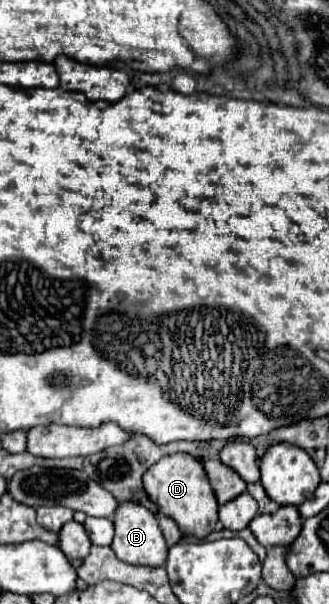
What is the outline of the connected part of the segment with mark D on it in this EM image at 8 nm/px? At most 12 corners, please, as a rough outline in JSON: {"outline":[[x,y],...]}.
{"outline":[[159,459],[143,475],[151,501],[203,539],[219,503],[201,461]]}

